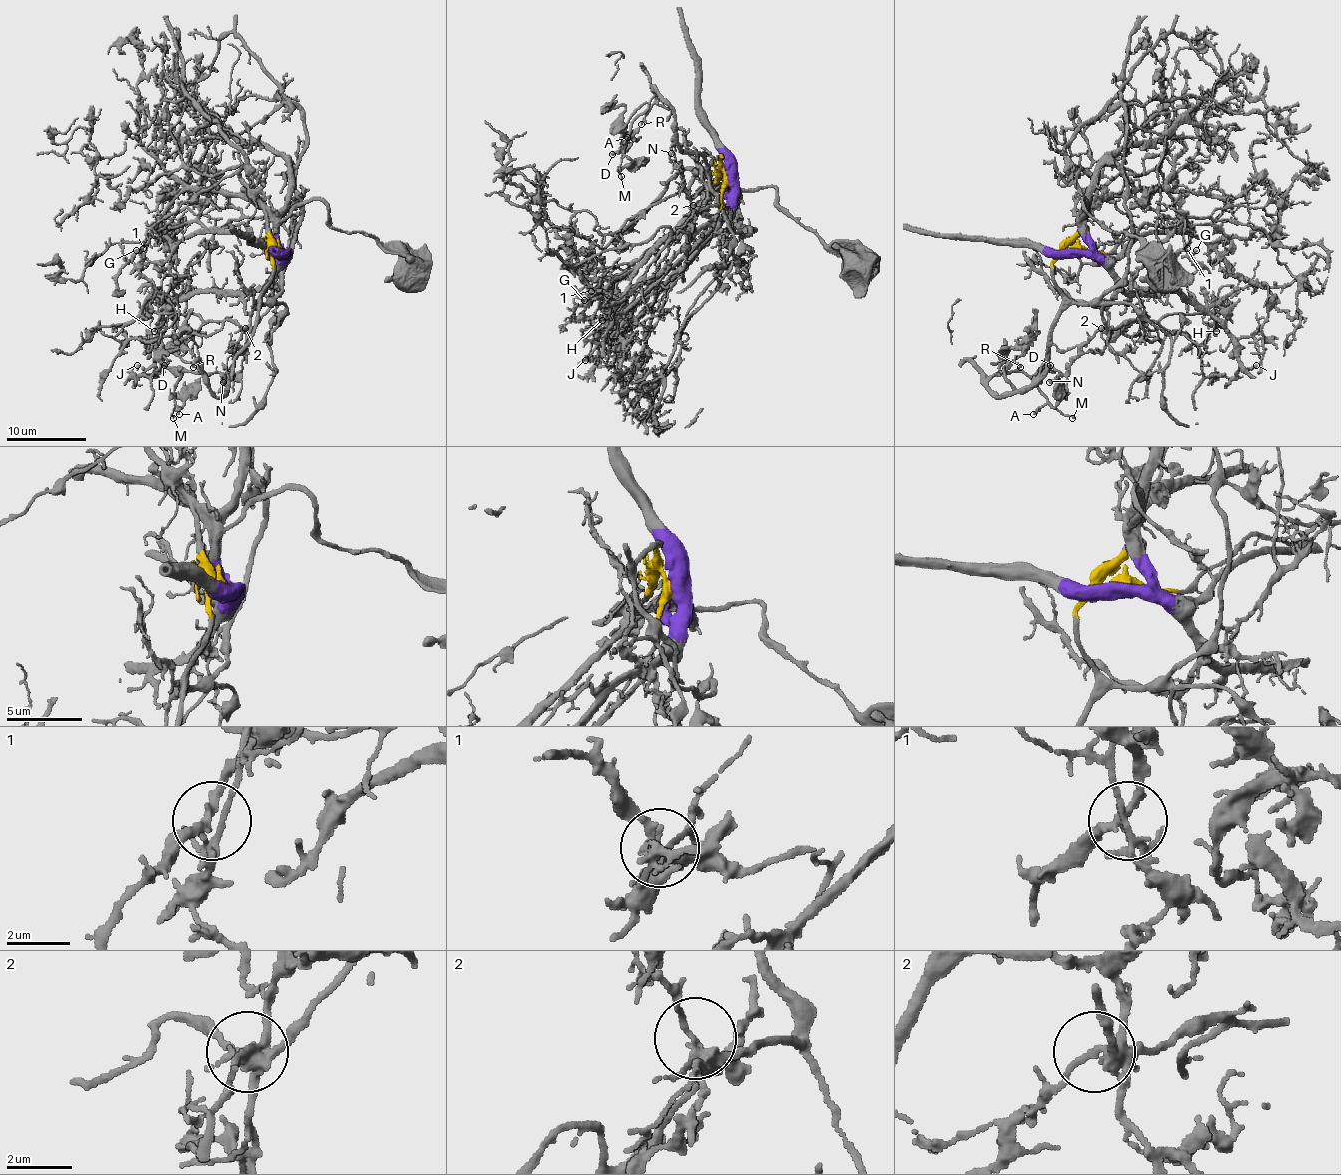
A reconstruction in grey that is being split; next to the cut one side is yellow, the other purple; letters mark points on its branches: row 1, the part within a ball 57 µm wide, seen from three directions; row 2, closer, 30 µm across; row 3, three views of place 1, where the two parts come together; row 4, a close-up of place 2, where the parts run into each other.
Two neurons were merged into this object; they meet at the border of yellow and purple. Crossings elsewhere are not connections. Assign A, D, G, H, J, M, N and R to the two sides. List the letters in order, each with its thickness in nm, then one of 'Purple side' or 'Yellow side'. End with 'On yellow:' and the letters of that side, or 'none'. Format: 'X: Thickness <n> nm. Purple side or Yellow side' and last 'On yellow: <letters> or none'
A: Thickness 220 nm. Yellow side
D: Thickness 200 nm. Yellow side
G: Thickness 130 nm. Purple side
H: Thickness 140 nm. Purple side
J: Thickness 150 nm. Purple side
M: Thickness 140 nm. Yellow side
N: Thickness 170 nm. Purple side
R: Thickness 160 nm. Yellow side
On yellow: A, D, M, R

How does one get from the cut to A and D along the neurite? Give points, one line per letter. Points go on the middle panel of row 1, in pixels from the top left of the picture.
A: (727, 179), (721, 157), (709, 167), (681, 149), (673, 109), (657, 91), (631, 123), (621, 151), (627, 137)
D: (727, 179), (721, 157), (709, 167), (681, 149), (673, 109), (657, 91), (611, 155)

